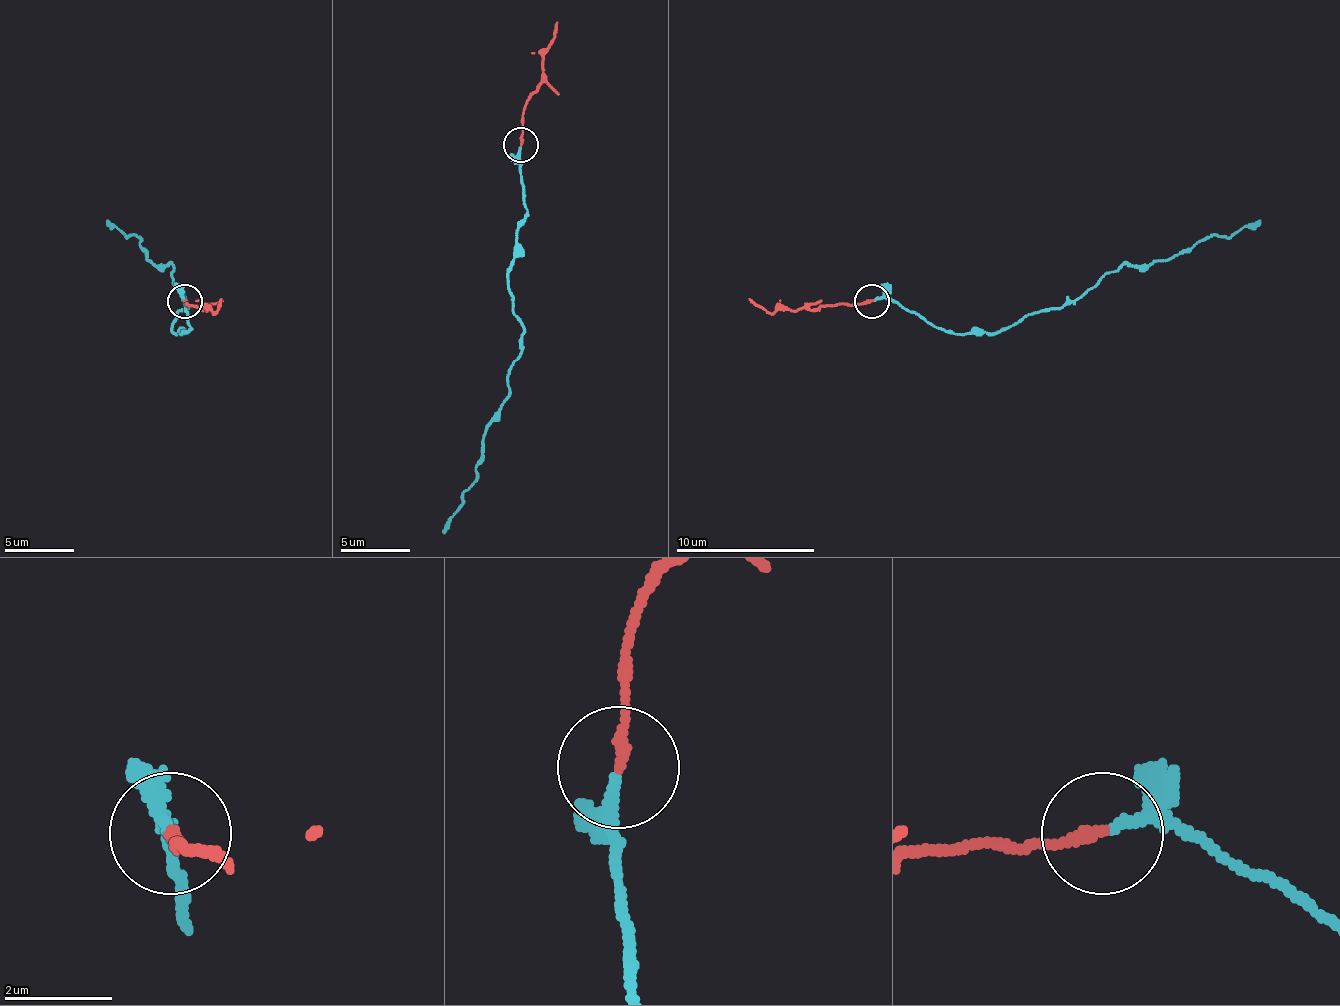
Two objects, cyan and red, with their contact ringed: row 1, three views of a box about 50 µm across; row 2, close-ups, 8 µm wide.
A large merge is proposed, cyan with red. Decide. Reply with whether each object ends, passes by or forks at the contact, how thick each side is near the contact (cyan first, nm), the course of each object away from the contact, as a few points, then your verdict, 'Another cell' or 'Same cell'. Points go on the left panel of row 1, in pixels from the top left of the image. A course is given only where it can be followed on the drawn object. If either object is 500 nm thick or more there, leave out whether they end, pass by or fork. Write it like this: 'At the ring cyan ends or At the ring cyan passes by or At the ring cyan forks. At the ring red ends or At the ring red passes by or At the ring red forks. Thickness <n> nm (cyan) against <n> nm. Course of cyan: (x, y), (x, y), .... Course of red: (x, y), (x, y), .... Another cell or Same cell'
At the ring cyan ends. At the ring red ends. Thickness 200 nm (cyan) against 190 nm. Course of cyan: (184, 300), (191, 328), (177, 335), (187, 304), (173, 269), (107, 220). Course of red: (184, 300), (215, 310), (222, 297). Another cell

